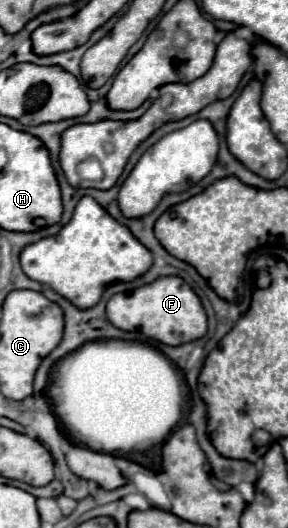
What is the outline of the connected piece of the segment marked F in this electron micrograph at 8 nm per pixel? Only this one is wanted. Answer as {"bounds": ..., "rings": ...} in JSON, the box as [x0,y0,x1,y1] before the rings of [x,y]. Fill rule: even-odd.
{"bounds":[106,276,206,346],"rings":[[[178,276],[158,278],[152,284],[136,288],[132,294],[116,294],[106,304],[108,320],[124,332],[142,332],[144,336],[168,346],[180,346],[206,334],[206,312],[194,290]]]}

